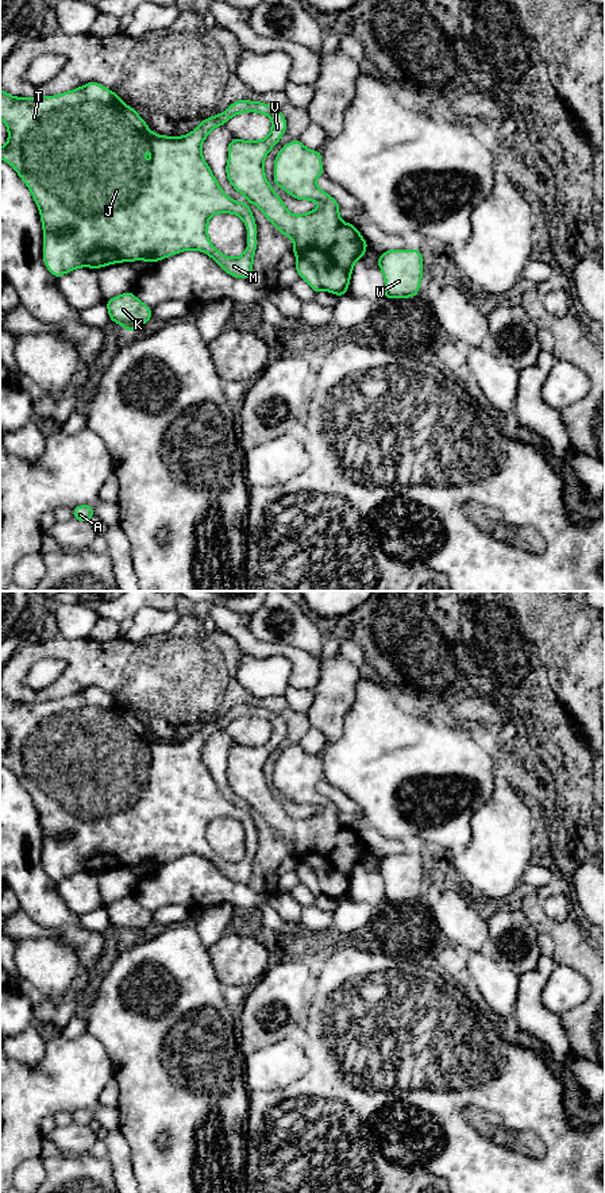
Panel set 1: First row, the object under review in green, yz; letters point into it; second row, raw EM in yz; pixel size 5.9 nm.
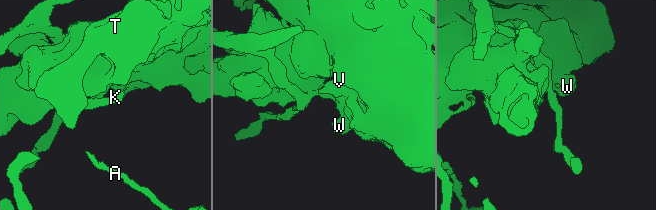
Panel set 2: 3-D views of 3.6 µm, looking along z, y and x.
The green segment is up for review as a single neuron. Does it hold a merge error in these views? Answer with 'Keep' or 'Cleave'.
Cleave

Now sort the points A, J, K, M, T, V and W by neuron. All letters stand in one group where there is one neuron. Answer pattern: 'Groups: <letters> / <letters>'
Groups: A K / J M T V W

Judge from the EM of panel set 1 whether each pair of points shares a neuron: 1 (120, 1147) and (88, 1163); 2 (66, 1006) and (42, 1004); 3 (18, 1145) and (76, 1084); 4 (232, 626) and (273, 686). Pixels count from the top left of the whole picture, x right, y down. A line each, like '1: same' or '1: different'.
1: different
2: same
3: same
4: different

